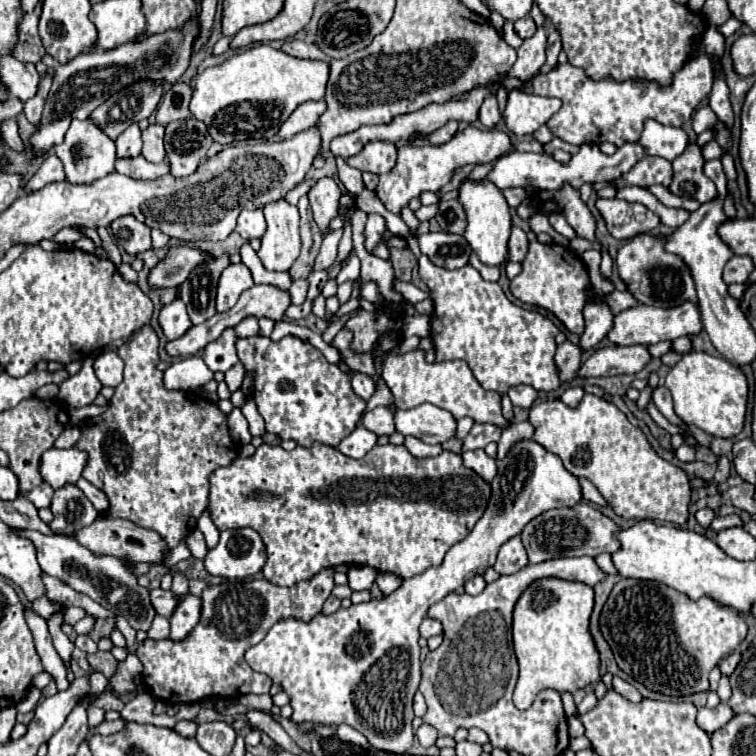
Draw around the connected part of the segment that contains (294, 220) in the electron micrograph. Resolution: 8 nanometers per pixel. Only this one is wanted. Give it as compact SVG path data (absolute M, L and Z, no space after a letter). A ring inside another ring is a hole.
M278 199L264 205L268 229L262 237L258 257L268 271L288 271L300 253L300 213L296 205Z

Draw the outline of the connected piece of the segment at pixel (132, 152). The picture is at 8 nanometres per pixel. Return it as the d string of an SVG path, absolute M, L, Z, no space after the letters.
M134 123L116 139L116 155L118 157L138 157L140 151L142 151L140 127L138 123Z

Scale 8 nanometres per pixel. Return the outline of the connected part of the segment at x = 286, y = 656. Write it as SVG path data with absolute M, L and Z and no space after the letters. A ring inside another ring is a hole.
M532 439L518 441L516 447L512 447L508 455L498 461L498 475L492 481L492 497L486 513L470 531L470 535L446 553L446 559L440 567L430 567L422 575L404 579L404 583L392 595L380 601L368 601L352 605L348 609L340 607L332 615L318 613L310 623L298 619L284 619L276 623L258 645L246 651L246 661L254 671L266 673L274 681L274 685L284 687L284 691L290 695L290 705L294 709L292 721L322 725L348 723L350 727L364 733L374 749L388 753L406 753L412 747L414 739L412 699L420 683L418 627L426 617L428 607L440 601L446 593L462 587L474 575L484 575L484 571L496 563L496 553L500 545L506 543L510 537L520 535L528 521L550 509L574 507L580 499L582 493L578 479L570 471L566 471L558 455L546 451L540 443Z

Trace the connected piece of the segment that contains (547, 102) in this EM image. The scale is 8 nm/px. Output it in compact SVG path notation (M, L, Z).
M512 91L504 111L504 121L510 131L518 137L534 133L538 127L546 125L548 119L562 107L562 101L548 99L540 95Z

